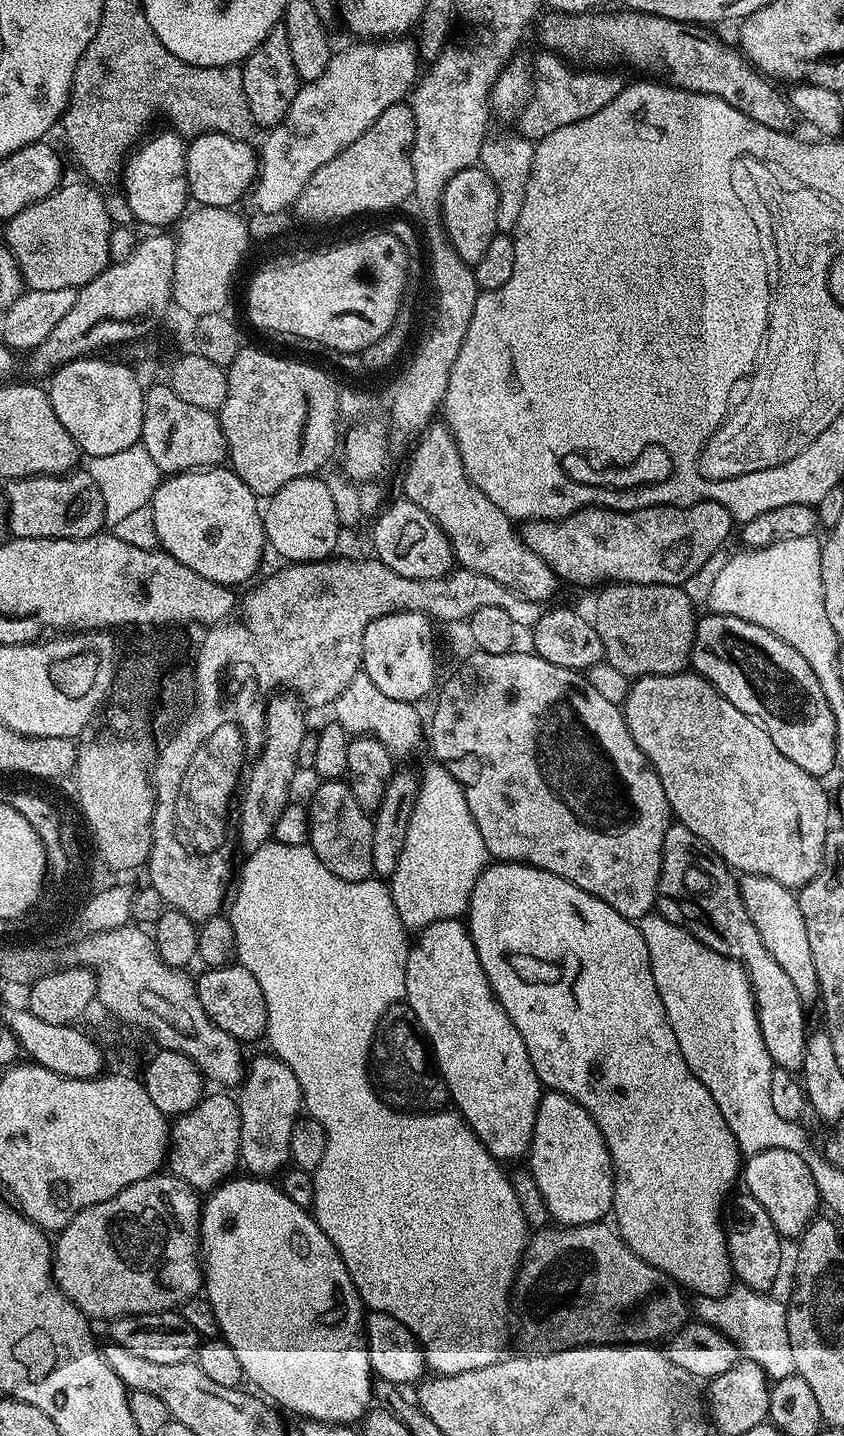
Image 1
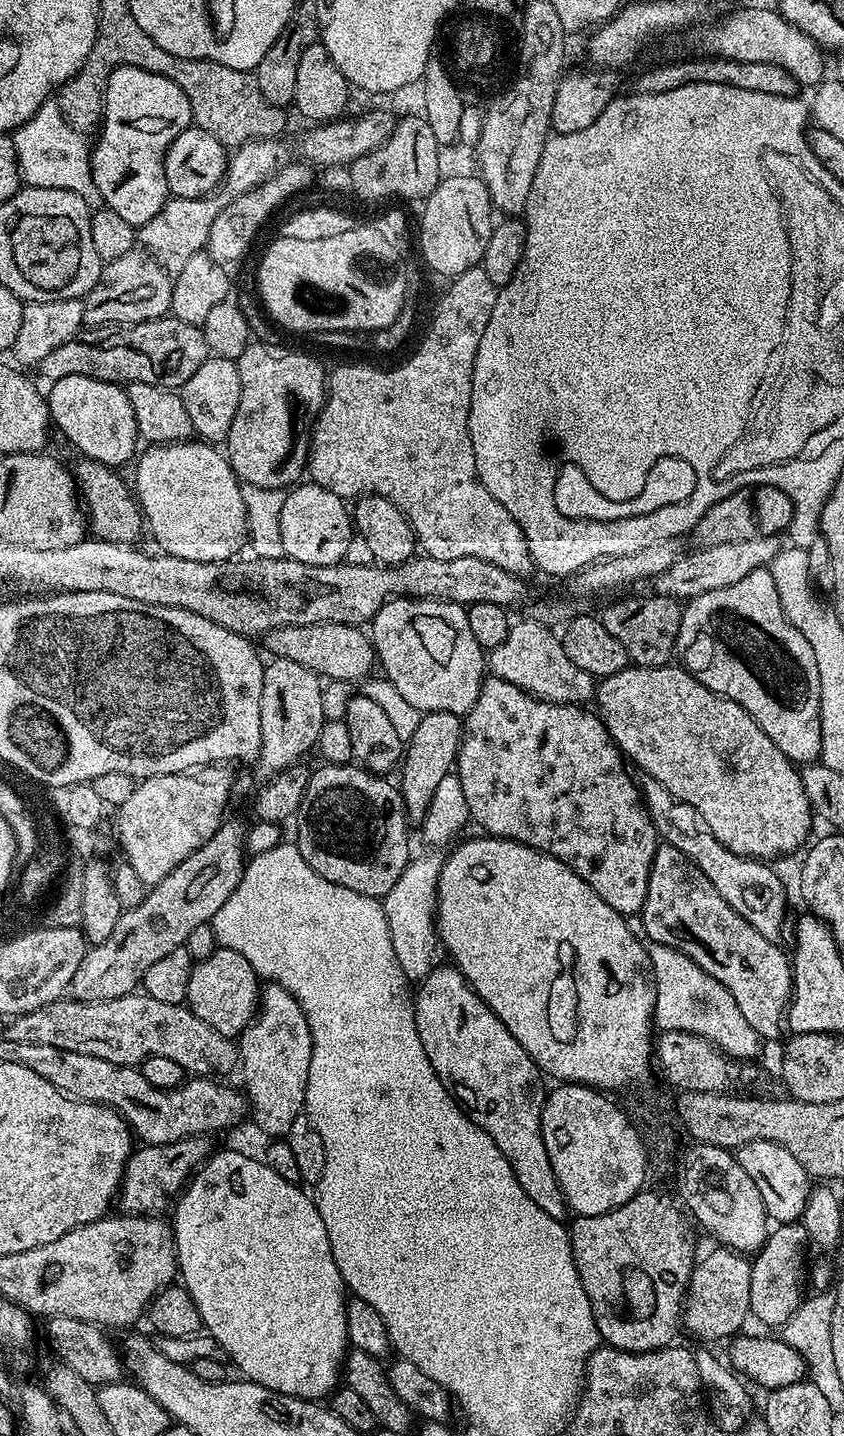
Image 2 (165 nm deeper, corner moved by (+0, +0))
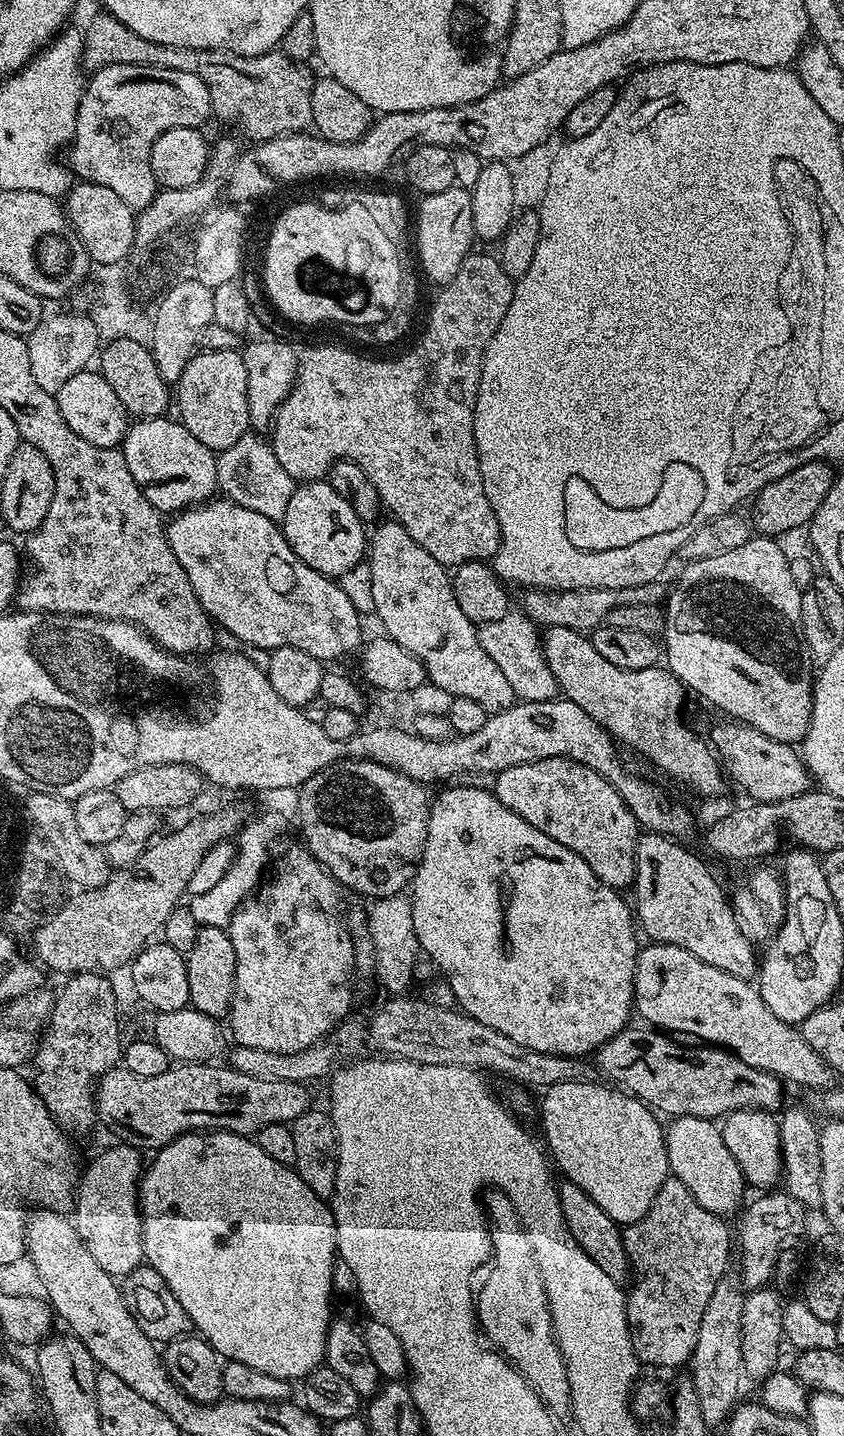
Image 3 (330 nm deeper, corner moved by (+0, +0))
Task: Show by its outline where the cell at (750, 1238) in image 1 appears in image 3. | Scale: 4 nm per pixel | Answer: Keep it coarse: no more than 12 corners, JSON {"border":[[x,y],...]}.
{"border":[[711,1119],[667,1125],[669,1173],[731,1217],[746,1181]]}

